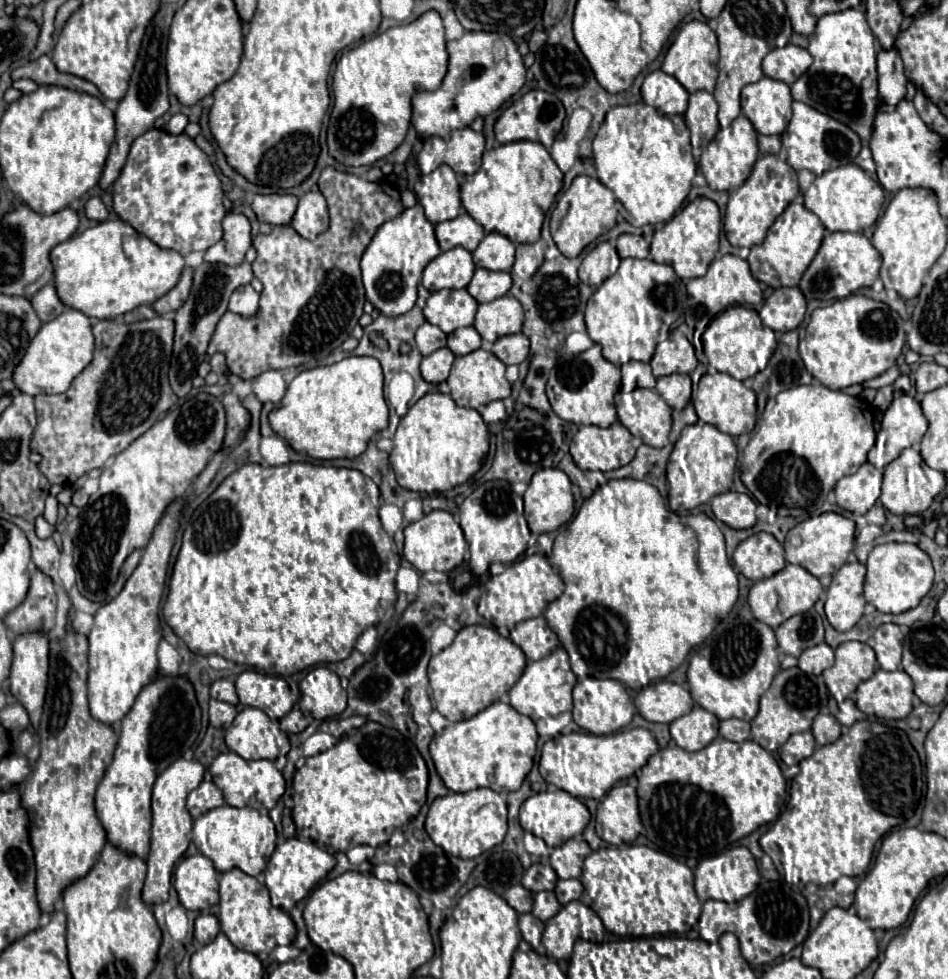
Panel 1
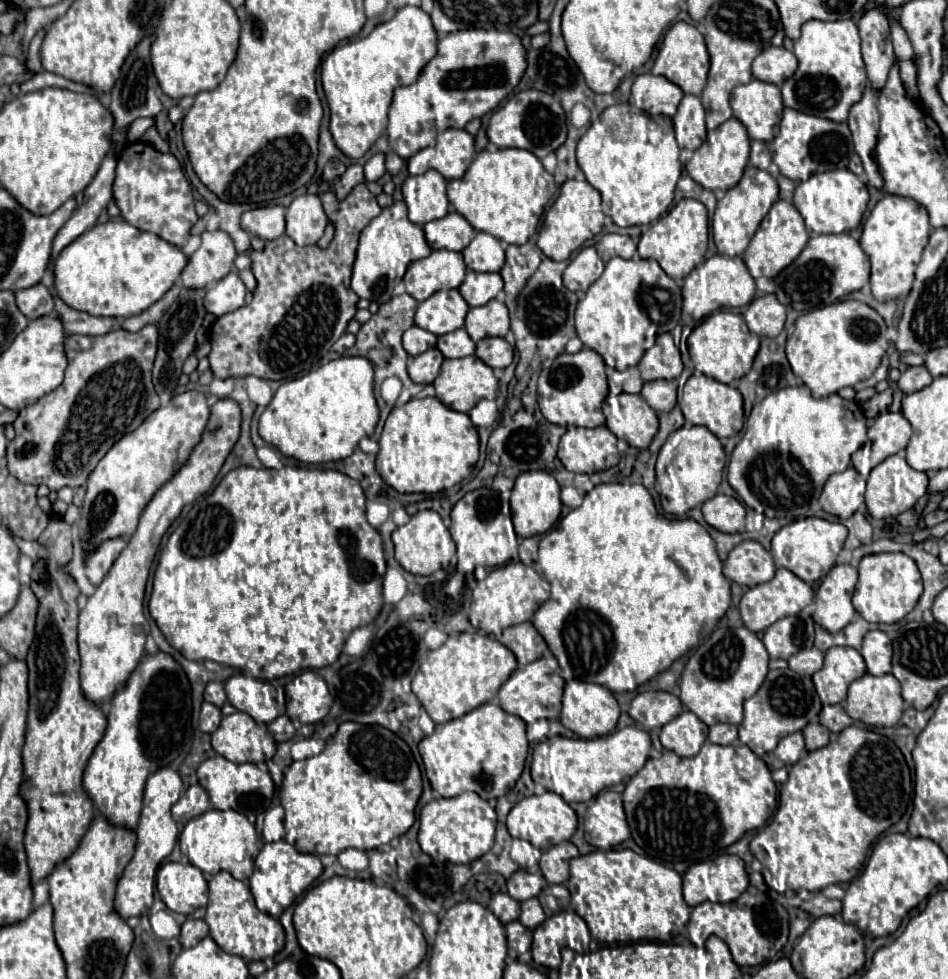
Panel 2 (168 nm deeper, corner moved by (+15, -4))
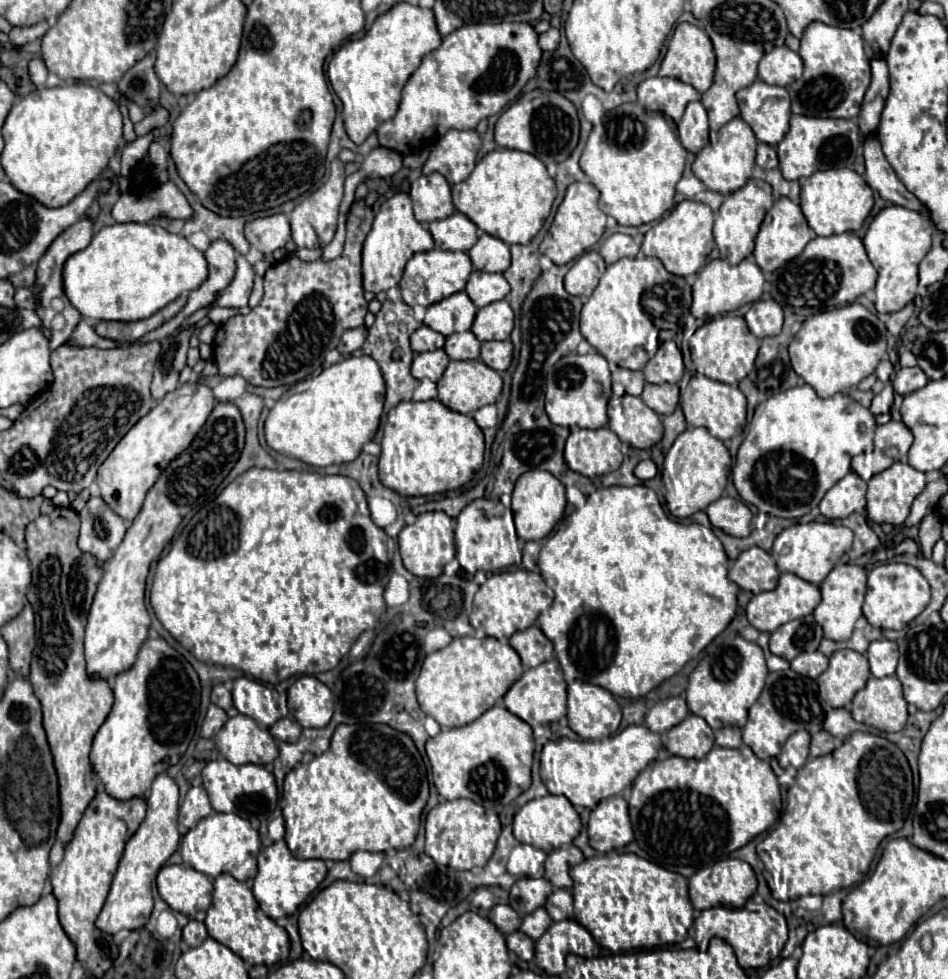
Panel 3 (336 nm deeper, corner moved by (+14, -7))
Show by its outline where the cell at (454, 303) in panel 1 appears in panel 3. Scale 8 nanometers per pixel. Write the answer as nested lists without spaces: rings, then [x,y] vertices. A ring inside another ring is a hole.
[[[458,292],[436,304],[430,304],[426,308],[424,324],[444,336],[450,336],[454,332],[470,330],[474,316],[476,306],[470,302],[466,292]]]

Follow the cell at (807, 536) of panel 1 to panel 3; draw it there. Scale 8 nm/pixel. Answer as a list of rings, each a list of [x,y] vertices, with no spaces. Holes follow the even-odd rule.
[[[808,522],[808,524],[794,524],[778,534],[772,546],[772,556],[780,572],[792,572],[810,584],[820,584],[826,574],[838,564],[842,554],[852,546],[852,530],[840,524],[830,522]]]

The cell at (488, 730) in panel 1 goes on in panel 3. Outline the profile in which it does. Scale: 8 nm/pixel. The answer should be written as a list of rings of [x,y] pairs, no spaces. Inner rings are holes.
[[[498,704],[466,726],[444,728],[436,738],[426,742],[426,754],[432,766],[434,786],[442,798],[470,798],[480,806],[496,808],[496,804],[508,806],[528,790],[534,736],[526,722]]]

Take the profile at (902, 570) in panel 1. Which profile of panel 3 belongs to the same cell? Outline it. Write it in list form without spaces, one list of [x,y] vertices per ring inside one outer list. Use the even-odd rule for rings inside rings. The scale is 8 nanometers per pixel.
[[[880,564],[868,574],[868,592],[864,598],[864,618],[870,626],[882,630],[902,630],[914,620],[930,600],[930,586],[920,570],[910,564]]]

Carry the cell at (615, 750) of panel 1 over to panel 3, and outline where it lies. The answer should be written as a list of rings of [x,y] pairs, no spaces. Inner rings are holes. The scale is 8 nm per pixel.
[[[628,726],[602,740],[550,740],[540,754],[540,778],[550,794],[566,796],[574,806],[596,806],[602,798],[628,788],[640,770],[648,766],[662,746],[660,736],[646,726]]]

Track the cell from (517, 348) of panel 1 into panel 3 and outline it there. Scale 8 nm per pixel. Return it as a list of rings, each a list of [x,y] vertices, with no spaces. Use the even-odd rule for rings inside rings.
[[[510,340],[484,342],[480,350],[480,360],[498,372],[504,372],[512,362],[512,342]]]

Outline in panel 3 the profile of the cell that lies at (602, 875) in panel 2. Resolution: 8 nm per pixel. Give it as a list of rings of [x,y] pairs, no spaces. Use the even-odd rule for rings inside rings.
[[[607,853],[586,858],[584,862],[570,868],[570,876],[574,880],[572,896],[576,920],[590,930],[594,940],[612,952],[622,952],[630,948],[660,948],[672,946],[678,940],[682,942],[688,936],[688,928],[694,922],[694,908],[688,900],[688,880],[676,872],[668,872],[654,862],[646,860],[634,853]]]

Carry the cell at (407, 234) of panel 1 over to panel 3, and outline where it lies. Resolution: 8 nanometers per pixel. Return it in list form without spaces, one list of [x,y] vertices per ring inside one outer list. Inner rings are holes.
[[[396,192],[392,198],[380,204],[372,230],[368,232],[364,240],[364,248],[362,248],[362,286],[364,290],[378,294],[378,292],[384,292],[396,286],[404,274],[406,262],[414,254],[428,252],[432,248],[434,248],[434,240],[430,232],[412,214],[410,196],[404,192]]]

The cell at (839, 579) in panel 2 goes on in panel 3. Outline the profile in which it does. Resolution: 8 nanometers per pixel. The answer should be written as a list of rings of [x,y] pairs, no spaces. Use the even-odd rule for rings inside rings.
[[[838,564],[820,584],[822,600],[814,610],[814,620],[822,626],[824,636],[830,640],[850,638],[856,620],[862,616],[862,602],[866,594],[866,568],[856,564]]]

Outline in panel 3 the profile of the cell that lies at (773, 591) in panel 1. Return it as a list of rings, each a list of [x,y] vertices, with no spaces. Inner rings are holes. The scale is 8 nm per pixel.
[[[782,574],[780,580],[778,580],[778,586],[774,590],[760,592],[748,602],[746,618],[760,632],[774,632],[778,626],[782,626],[782,624],[786,624],[790,620],[812,614],[812,610],[814,610],[814,606],[818,606],[818,602],[820,602],[818,586],[798,578],[796,574]]]

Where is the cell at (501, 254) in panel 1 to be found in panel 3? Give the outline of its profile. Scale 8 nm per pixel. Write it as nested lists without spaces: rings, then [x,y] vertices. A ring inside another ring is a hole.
[[[482,234],[476,244],[468,250],[474,270],[482,272],[504,272],[510,266],[510,248],[500,238]]]

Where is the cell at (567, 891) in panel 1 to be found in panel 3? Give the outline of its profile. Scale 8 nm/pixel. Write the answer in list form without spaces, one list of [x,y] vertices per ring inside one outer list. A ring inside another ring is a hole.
[[[554,890],[547,898],[544,908],[553,921],[561,921],[574,916],[573,897],[568,890]]]

